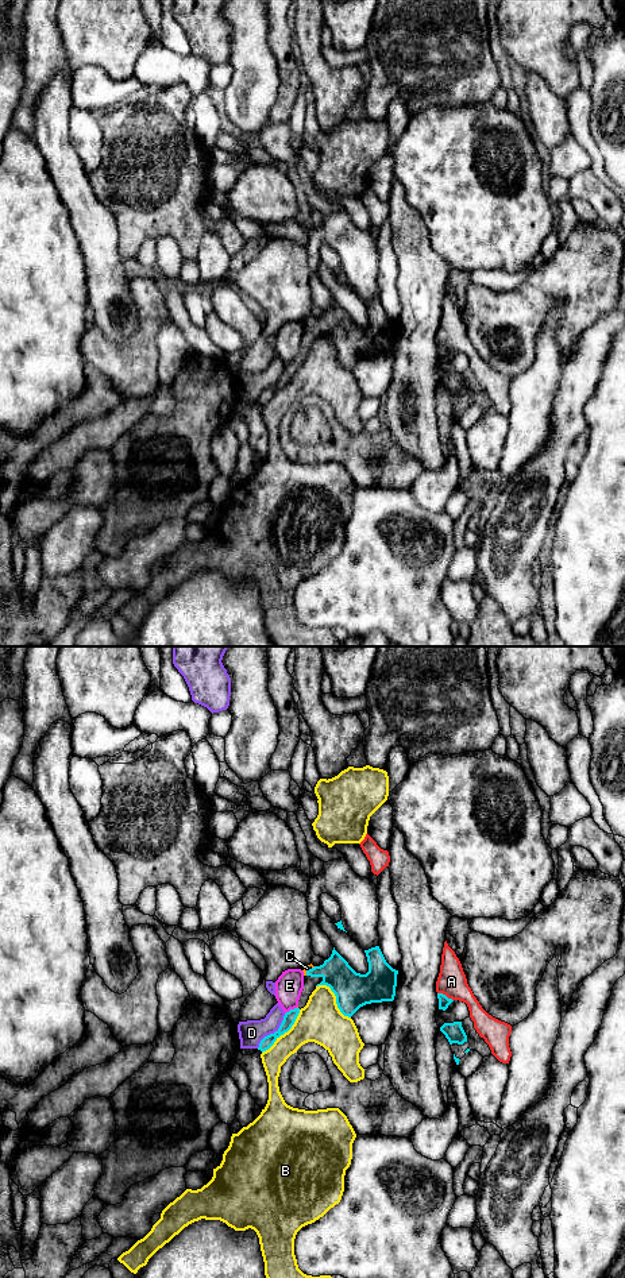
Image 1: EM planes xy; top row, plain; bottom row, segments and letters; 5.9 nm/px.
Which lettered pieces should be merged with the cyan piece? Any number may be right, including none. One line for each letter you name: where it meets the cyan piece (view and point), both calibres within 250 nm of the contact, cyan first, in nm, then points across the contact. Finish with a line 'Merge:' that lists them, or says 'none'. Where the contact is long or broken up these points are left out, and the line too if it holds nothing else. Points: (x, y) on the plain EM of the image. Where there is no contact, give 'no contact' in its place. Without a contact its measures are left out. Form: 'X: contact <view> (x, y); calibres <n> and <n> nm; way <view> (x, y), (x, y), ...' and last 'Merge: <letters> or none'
C: contact xy (307, 324); calibres 180 and 20 nm
Merge: C

